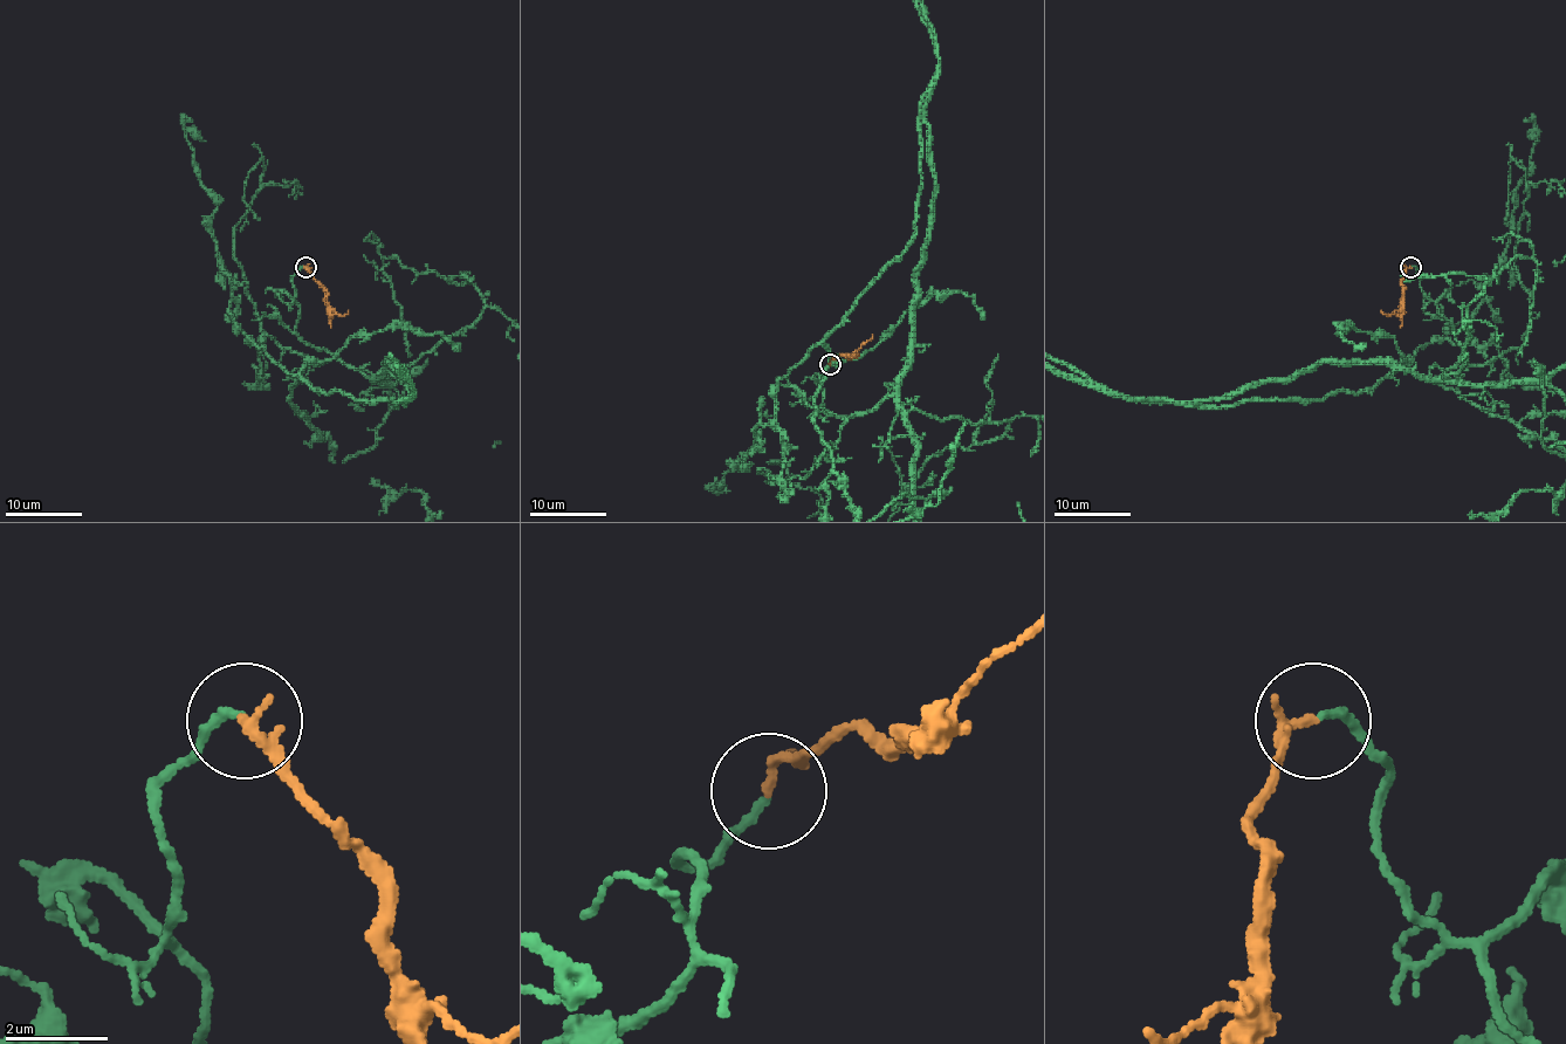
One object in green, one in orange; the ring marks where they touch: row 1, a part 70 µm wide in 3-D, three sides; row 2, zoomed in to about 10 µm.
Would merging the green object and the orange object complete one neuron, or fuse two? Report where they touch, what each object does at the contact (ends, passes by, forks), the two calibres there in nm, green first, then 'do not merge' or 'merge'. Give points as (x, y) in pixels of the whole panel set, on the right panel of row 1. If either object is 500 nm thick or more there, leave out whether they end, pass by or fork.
(1410, 267) | green ends | orange ends | 150/200 nm | merge

